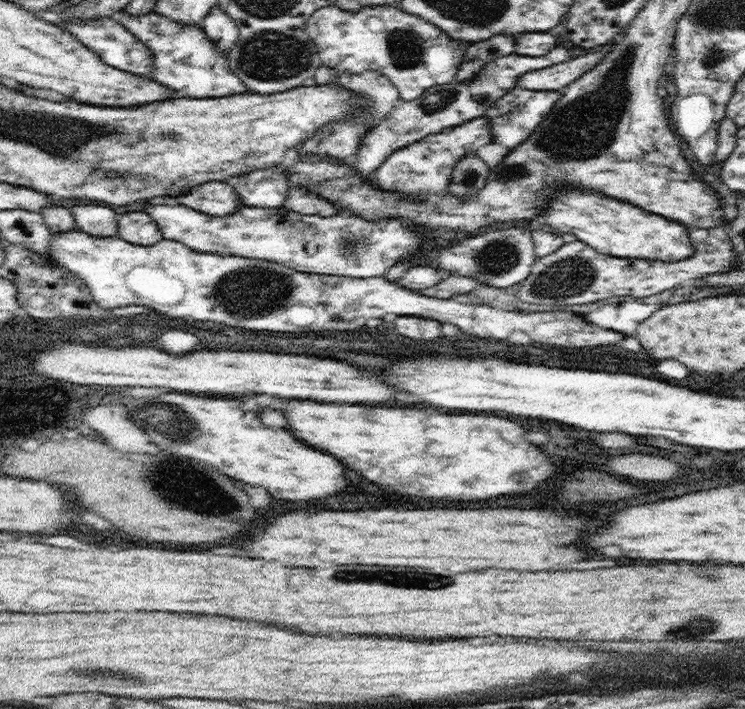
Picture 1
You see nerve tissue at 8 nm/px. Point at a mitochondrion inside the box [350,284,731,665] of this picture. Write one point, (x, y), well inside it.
(700, 625)

